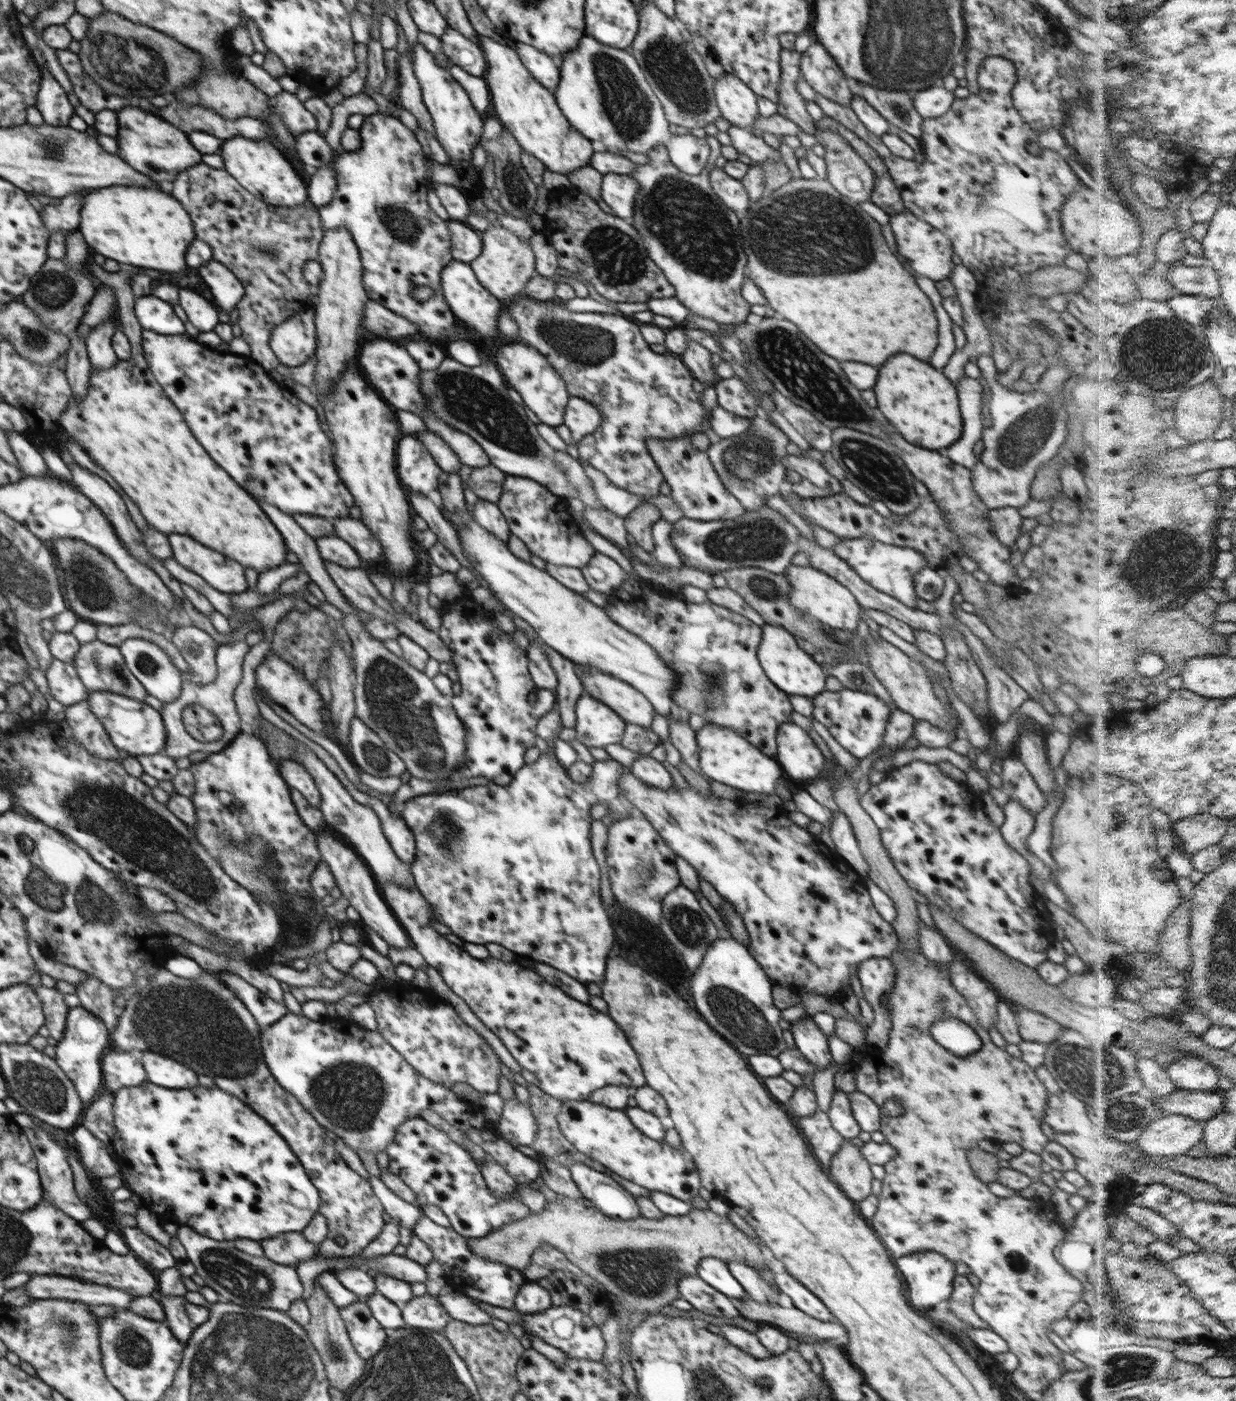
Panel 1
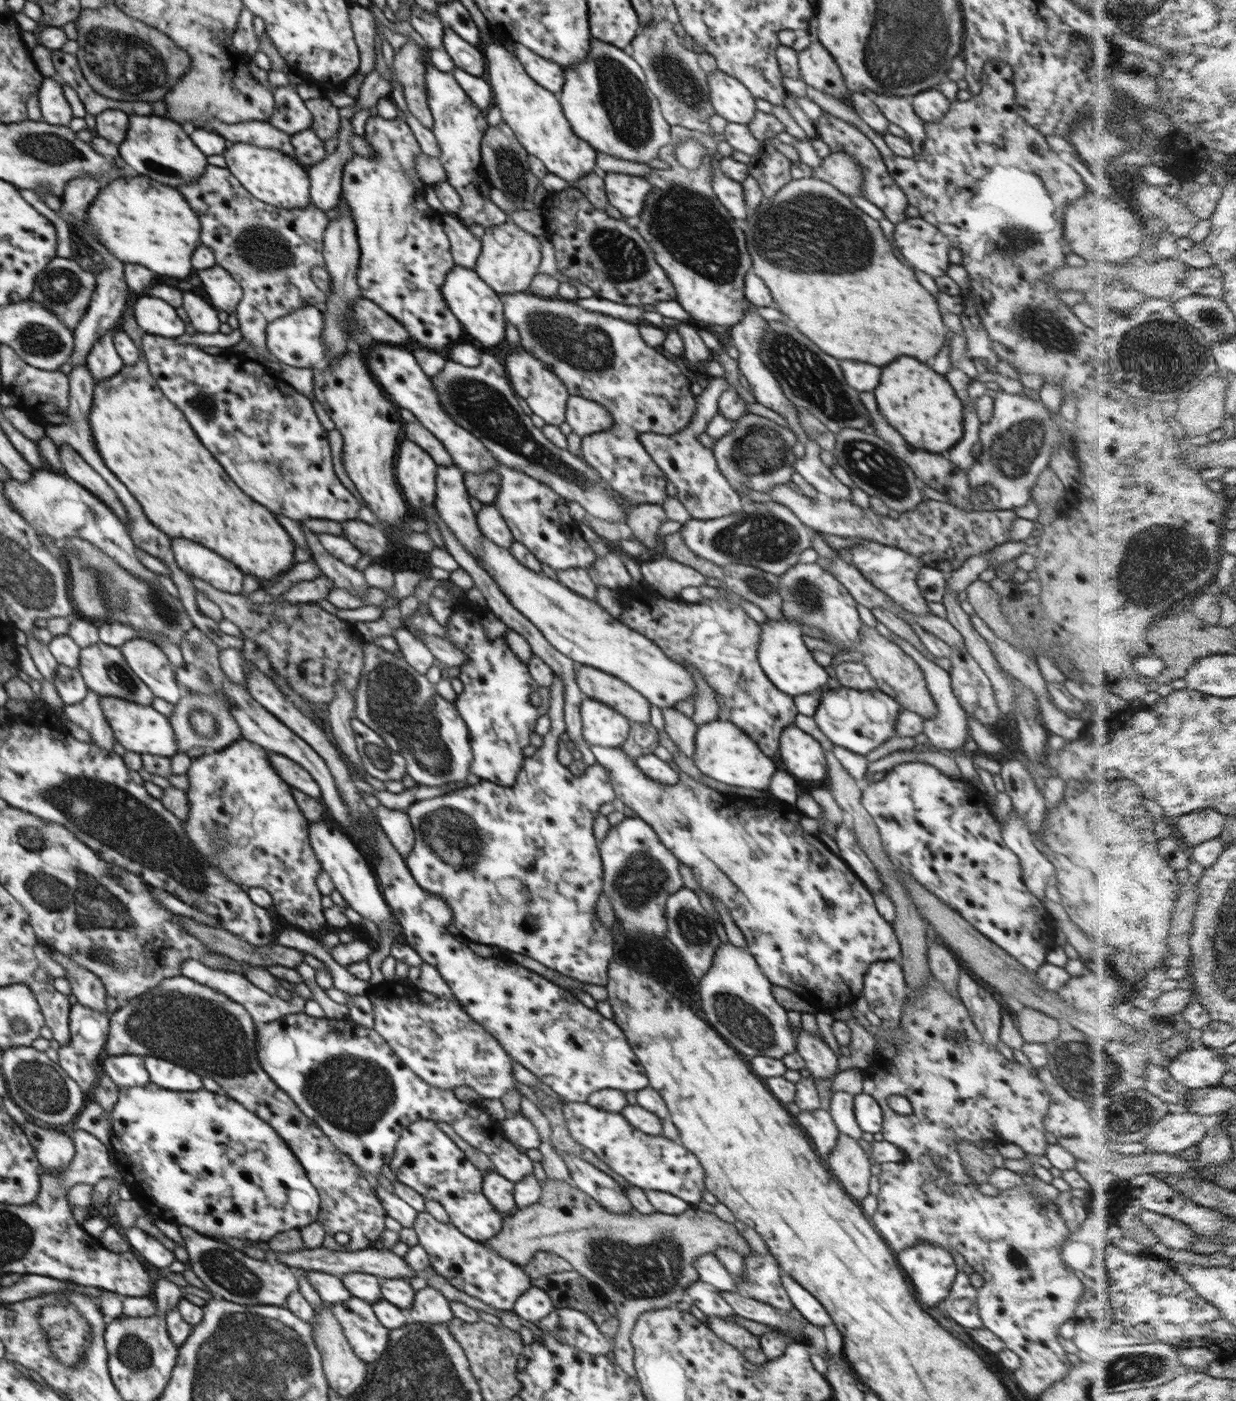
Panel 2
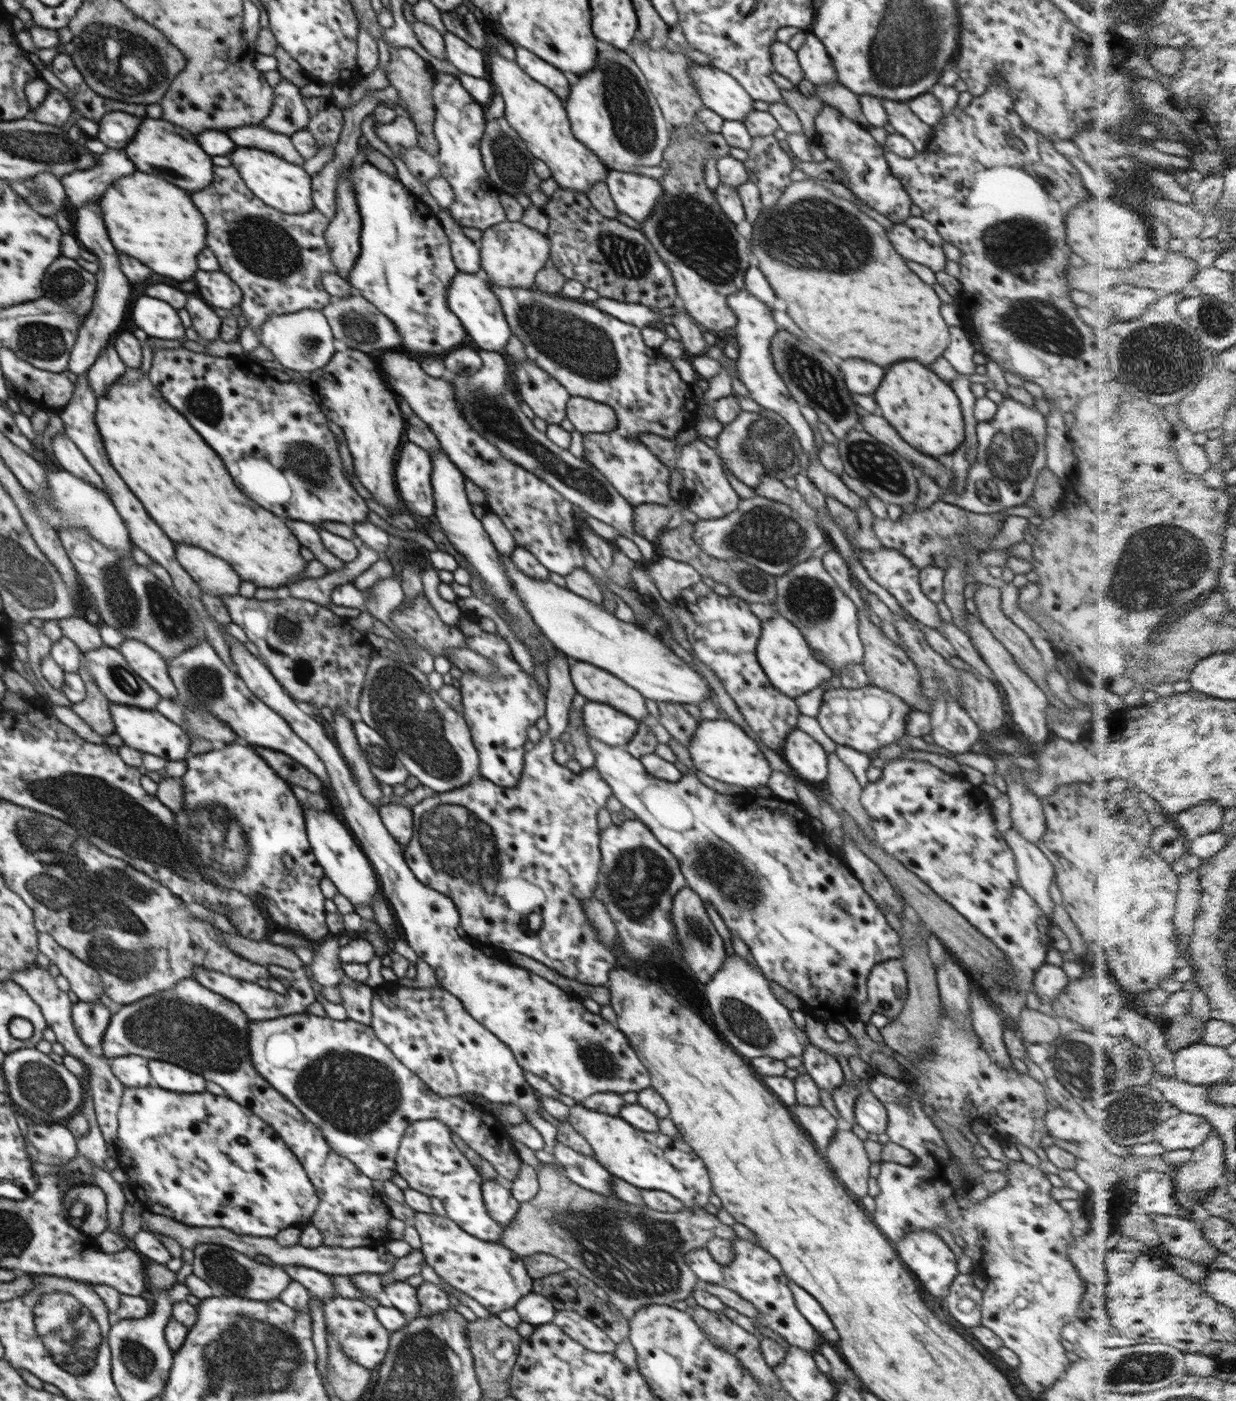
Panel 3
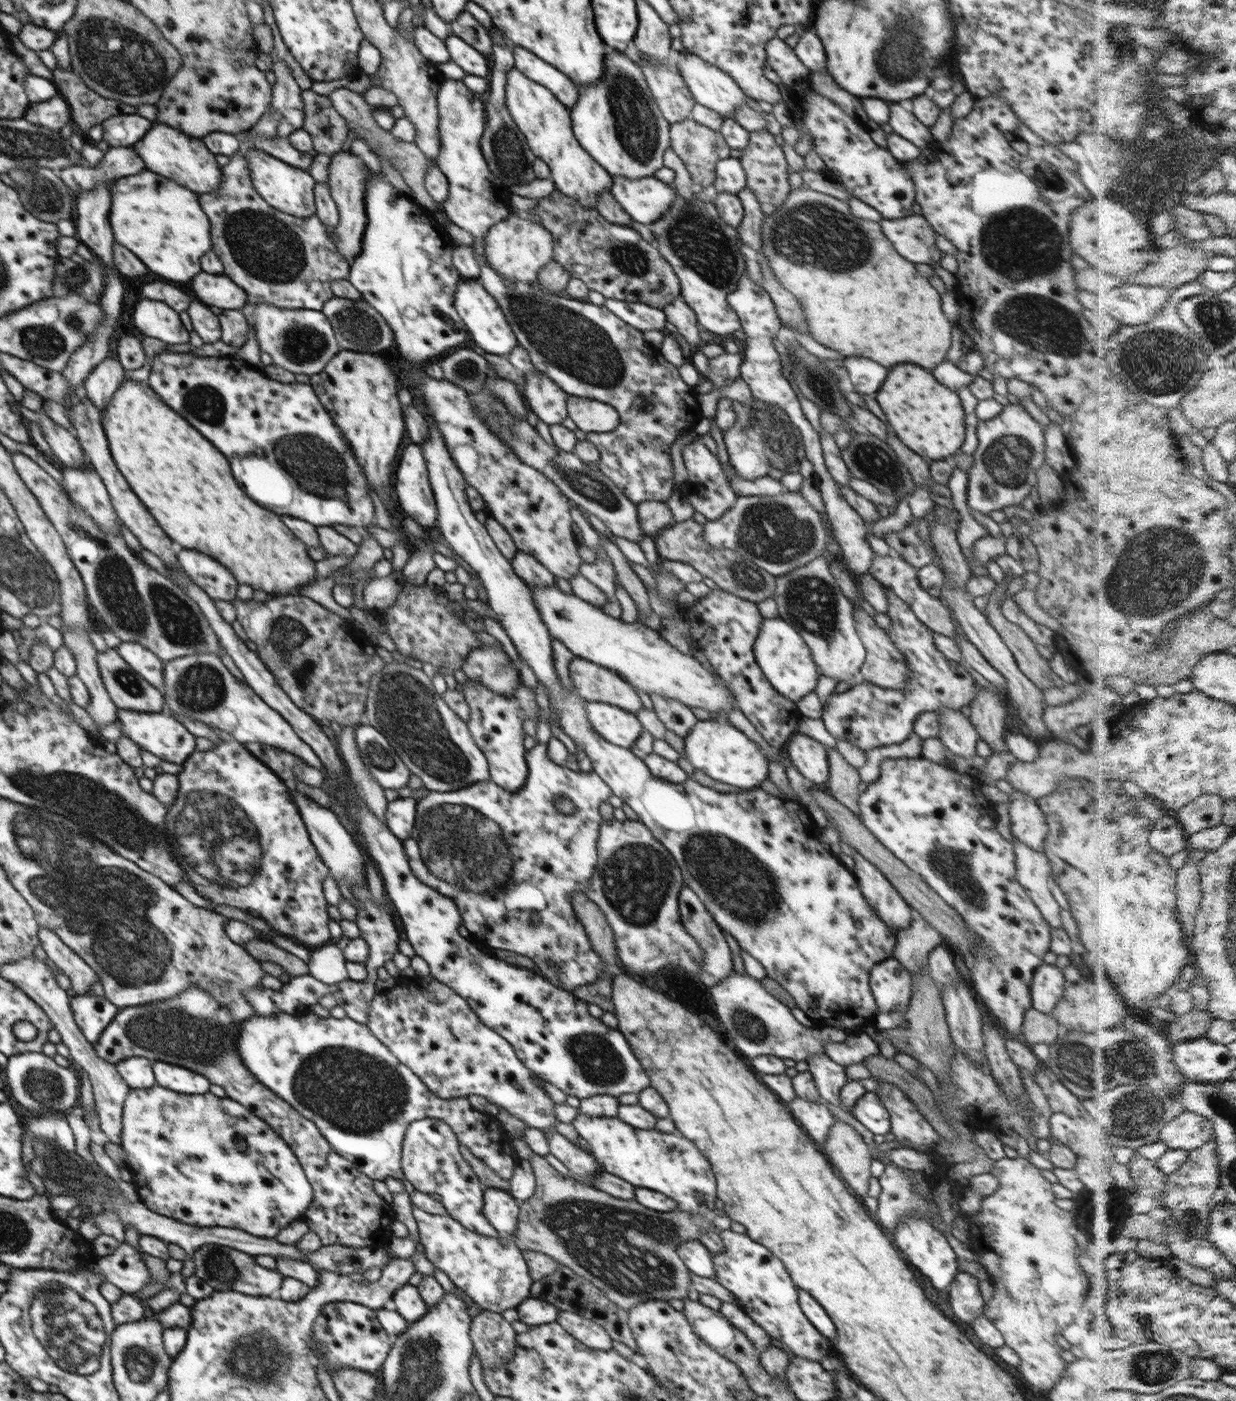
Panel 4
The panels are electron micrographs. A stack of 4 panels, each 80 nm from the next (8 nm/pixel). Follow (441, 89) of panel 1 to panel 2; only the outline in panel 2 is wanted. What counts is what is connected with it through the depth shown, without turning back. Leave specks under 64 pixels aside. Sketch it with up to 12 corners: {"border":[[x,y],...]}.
{"border":[[424,62],[439,162],[466,226],[508,222],[481,163],[487,117]]}

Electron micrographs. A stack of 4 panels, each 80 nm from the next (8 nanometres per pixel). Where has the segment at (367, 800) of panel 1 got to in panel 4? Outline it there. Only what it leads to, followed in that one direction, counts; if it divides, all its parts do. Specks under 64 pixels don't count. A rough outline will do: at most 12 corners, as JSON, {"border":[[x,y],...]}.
{"border":[[414,797],[388,803],[386,826],[403,842],[418,819]]}

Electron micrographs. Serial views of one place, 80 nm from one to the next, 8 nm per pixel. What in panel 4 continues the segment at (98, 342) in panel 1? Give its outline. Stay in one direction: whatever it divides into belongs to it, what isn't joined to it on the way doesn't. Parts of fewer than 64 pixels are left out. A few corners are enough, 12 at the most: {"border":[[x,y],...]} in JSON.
{"border":[[115,355],[86,377],[93,405],[104,410],[125,379]]}

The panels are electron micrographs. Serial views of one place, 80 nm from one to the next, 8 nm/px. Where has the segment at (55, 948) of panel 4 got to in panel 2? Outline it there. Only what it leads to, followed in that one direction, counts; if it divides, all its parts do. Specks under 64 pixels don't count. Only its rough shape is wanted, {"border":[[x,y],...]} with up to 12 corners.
{"border":[[39,941],[64,970],[78,1003],[108,1012],[108,992],[100,977]]}

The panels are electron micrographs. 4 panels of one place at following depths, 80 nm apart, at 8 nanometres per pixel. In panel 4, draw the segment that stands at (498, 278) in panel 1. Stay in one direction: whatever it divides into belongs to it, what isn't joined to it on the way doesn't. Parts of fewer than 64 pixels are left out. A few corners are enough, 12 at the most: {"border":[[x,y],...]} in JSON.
{"border":[[511,214],[485,236],[486,262],[536,283],[553,258],[552,233]]}

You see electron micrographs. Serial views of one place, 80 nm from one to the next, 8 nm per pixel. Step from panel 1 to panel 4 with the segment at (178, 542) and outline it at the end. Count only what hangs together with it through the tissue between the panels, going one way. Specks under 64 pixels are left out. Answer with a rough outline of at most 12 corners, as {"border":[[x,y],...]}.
{"border":[[192,549],[177,560],[214,601],[236,599],[239,583],[218,560]]}

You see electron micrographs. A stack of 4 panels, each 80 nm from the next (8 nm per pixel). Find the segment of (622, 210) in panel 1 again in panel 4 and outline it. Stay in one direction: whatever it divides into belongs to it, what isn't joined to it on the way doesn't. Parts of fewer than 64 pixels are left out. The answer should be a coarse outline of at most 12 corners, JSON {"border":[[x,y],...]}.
{"border":[[614,176],[610,191],[646,225],[669,210],[675,190],[652,176]]}

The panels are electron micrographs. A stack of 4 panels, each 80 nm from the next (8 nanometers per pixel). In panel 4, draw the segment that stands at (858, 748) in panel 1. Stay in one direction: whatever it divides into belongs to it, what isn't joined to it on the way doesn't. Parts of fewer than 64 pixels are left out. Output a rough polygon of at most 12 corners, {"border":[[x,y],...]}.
{"border":[[887,592],[903,689],[833,692],[822,720],[865,752],[900,744],[923,712],[966,711],[979,685]]}

